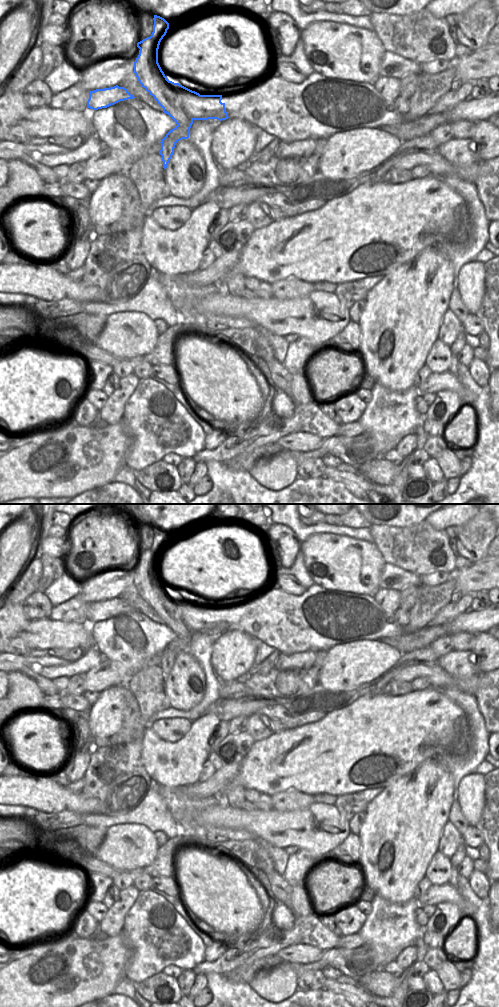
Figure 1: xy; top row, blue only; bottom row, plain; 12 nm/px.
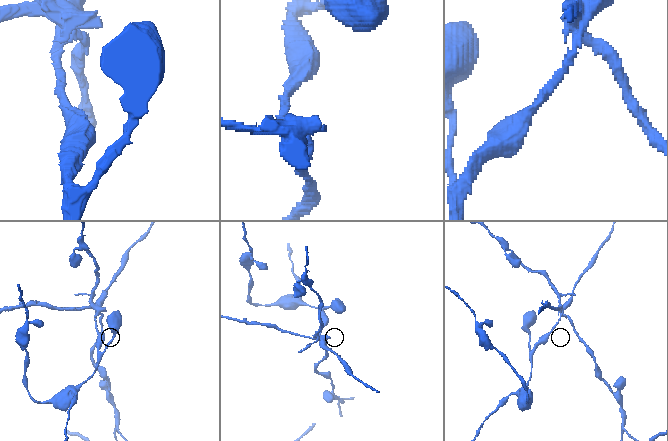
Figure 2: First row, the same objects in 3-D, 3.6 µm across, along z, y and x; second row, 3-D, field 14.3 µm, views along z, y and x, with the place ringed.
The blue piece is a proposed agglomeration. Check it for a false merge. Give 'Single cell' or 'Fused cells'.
Fused cells.

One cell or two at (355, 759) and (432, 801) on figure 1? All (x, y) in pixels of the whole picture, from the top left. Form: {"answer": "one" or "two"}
{"answer": "two"}

